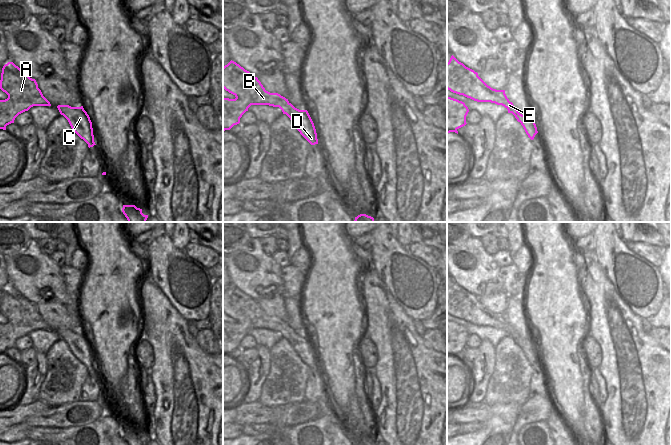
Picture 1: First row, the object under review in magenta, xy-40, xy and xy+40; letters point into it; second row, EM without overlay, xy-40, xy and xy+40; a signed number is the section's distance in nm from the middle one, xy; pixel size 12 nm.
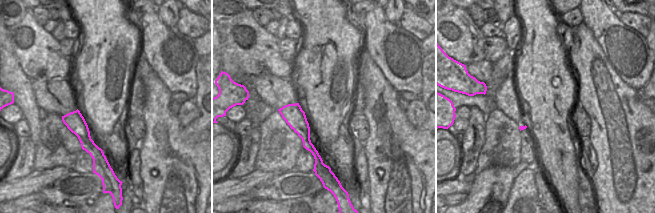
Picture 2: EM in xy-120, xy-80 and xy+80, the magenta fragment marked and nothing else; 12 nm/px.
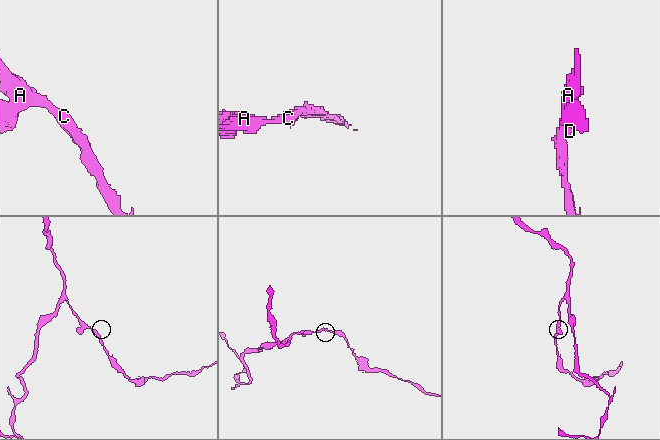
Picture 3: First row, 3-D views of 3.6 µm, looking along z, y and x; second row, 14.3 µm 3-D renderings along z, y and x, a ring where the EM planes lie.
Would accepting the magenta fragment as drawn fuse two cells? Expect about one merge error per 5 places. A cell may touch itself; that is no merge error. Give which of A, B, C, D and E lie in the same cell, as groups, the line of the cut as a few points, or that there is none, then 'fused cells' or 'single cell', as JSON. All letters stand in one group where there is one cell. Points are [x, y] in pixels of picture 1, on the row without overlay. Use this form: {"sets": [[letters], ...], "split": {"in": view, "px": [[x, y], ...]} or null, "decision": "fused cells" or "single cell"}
{"sets": [["A", "B", "C", "D", "E"]], "split": null, "decision": "single cell"}

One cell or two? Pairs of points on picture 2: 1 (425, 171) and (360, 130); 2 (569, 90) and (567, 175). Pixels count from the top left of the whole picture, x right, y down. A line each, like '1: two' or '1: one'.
1: two
2: one

